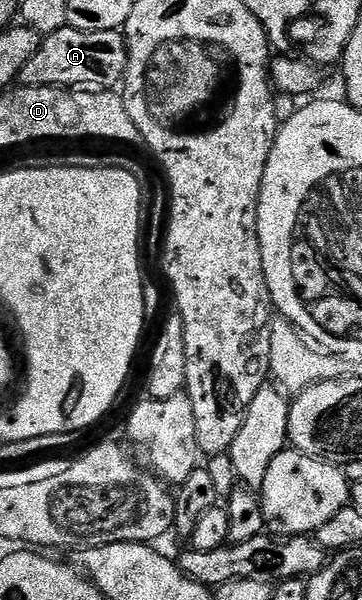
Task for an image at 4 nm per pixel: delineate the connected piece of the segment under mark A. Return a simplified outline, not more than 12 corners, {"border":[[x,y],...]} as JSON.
{"border":[[66,25],[40,41],[17,80],[27,87],[112,89],[122,31]]}

